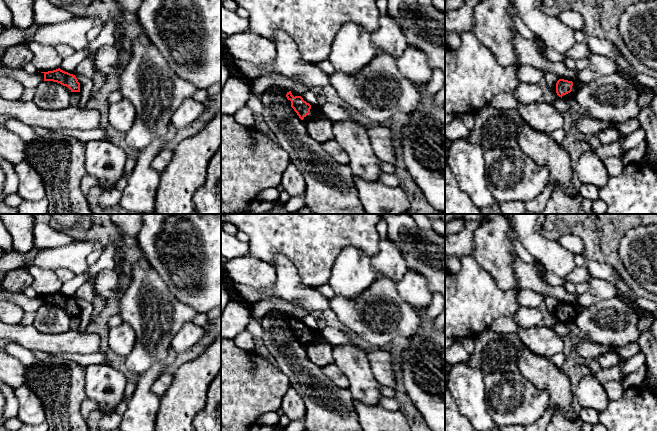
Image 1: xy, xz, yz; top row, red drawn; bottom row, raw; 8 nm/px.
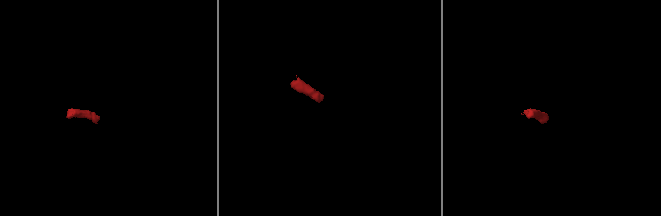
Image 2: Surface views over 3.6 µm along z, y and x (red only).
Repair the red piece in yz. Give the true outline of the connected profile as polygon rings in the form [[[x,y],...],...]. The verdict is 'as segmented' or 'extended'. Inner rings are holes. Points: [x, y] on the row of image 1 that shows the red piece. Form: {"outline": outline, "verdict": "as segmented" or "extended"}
{"outline": [[[559,79],[556,83],[556,93],[564,100],[573,100],[577,85],[572,81]]], "verdict": "extended"}

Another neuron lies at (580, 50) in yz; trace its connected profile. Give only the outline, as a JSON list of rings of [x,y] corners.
[[[576,42],[575,45],[570,50],[564,53],[564,56],[566,58],[577,60],[580,58],[589,59],[592,54],[593,52],[586,44]]]

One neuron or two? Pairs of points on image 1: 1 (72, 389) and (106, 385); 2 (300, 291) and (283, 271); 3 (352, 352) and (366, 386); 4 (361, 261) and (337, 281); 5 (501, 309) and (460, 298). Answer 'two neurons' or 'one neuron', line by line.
1: two neurons
2: one neuron
3: one neuron
4: one neuron
5: one neuron

